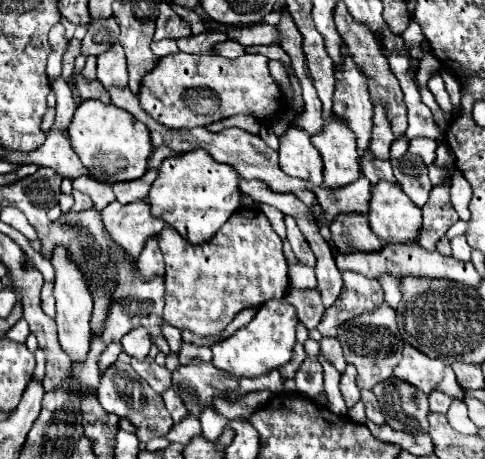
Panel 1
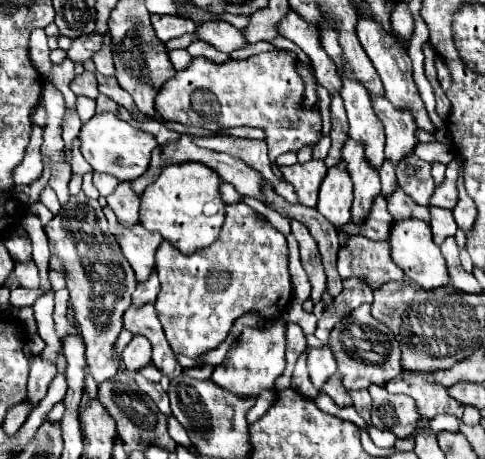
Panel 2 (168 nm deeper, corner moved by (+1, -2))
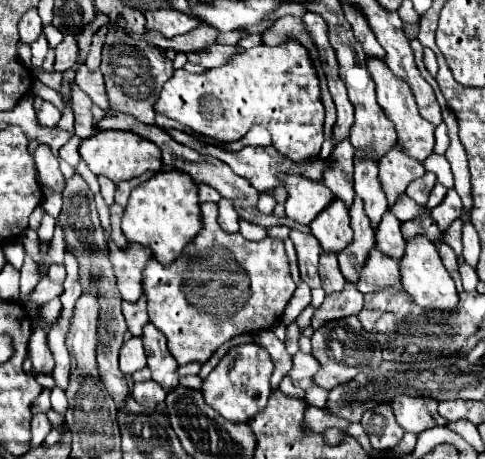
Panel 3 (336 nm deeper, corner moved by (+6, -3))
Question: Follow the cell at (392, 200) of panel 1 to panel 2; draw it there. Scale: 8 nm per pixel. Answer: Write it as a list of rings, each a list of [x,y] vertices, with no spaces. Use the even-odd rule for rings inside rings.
[[[411,218],[411,220],[397,220],[393,224],[393,228],[391,228],[389,244],[393,248],[393,252],[391,252],[393,262],[419,288],[423,288],[423,290],[437,290],[437,288],[449,286],[449,274],[447,274],[445,258],[443,258],[439,246],[435,246],[433,236],[431,236],[431,228],[429,228],[427,222],[421,222],[421,220],[415,220],[415,218]]]

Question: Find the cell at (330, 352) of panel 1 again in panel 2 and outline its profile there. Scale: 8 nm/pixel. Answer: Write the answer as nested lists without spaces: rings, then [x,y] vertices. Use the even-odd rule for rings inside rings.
[[[327,346],[323,348],[309,348],[307,350],[307,368],[309,368],[309,378],[315,388],[321,388],[329,376],[337,372],[337,362]]]

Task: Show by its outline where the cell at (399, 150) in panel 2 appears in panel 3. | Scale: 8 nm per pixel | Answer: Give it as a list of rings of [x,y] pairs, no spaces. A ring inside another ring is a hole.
[[[394,143],[394,147],[378,159],[378,169],[380,169],[380,183],[382,189],[386,191],[388,203],[394,203],[394,199],[400,193],[404,193],[406,183],[424,175],[422,163],[406,155],[400,143]]]

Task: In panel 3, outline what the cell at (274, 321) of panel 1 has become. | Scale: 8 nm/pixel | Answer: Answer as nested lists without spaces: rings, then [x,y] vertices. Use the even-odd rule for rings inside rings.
[[[246,343],[232,353],[228,353],[220,365],[204,379],[202,383],[202,393],[206,403],[216,409],[224,419],[234,421],[234,423],[244,423],[252,419],[262,407],[266,407],[266,401],[270,397],[270,375],[272,375],[272,359],[268,351],[256,343]]]

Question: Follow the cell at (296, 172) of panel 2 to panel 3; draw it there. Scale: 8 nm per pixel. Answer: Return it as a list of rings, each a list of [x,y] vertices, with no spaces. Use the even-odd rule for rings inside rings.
[[[280,173],[278,179],[288,193],[286,215],[298,223],[308,225],[332,201],[332,191],[324,183],[292,173]]]

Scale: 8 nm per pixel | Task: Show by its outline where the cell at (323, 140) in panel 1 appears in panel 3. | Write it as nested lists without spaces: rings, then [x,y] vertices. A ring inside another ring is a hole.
[[[334,197],[332,203],[328,203],[324,211],[310,223],[310,229],[324,251],[342,251],[352,239],[348,207],[342,203],[342,199]]]

